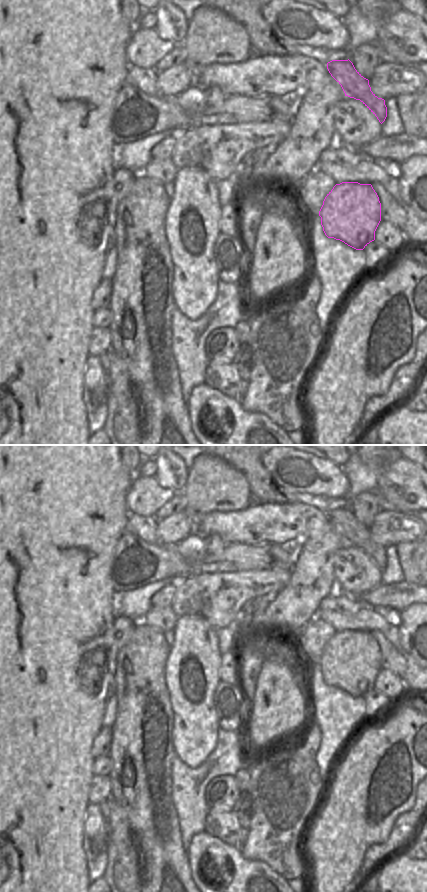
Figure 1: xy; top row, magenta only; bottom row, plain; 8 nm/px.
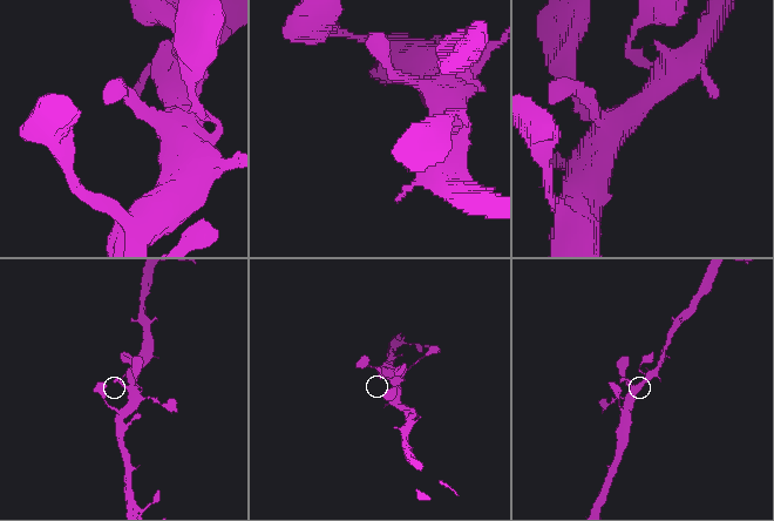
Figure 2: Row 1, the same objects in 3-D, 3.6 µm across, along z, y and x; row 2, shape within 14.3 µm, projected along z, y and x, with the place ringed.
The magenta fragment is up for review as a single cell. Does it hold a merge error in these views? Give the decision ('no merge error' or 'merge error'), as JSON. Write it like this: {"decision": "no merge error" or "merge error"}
{"decision": "no merge error"}

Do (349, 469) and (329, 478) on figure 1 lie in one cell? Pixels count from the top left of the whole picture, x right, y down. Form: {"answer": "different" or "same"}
{"answer": "different"}

